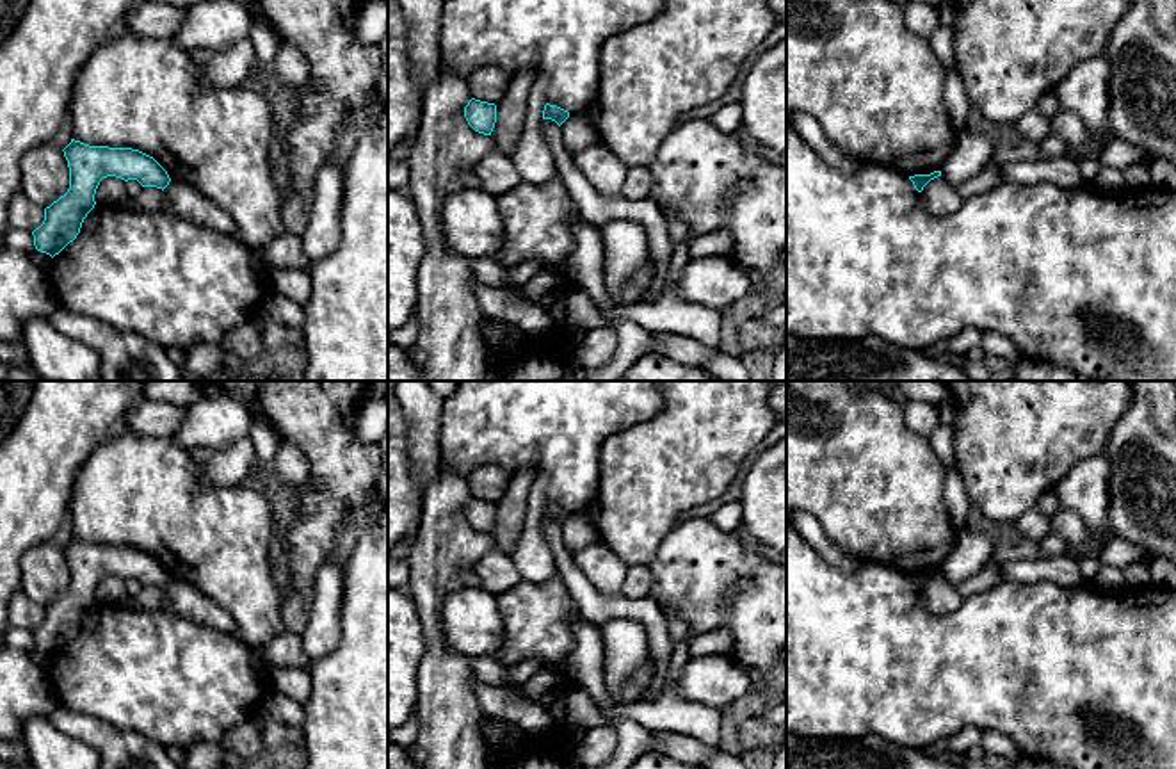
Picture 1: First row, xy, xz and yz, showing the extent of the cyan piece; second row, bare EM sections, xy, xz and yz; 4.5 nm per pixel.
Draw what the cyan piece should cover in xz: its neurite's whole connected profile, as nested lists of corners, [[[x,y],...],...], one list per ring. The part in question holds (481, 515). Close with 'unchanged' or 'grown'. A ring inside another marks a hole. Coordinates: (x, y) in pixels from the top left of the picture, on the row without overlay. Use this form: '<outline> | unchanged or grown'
[[[471,497],[464,506],[468,523],[484,534],[491,534],[496,522],[496,504]]] | unchanged

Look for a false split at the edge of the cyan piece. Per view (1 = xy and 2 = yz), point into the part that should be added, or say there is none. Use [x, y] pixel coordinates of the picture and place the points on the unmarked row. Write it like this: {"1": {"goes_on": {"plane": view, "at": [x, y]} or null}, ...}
{"1": {"goes_on": null}, "2": {"goes_on": null}}

